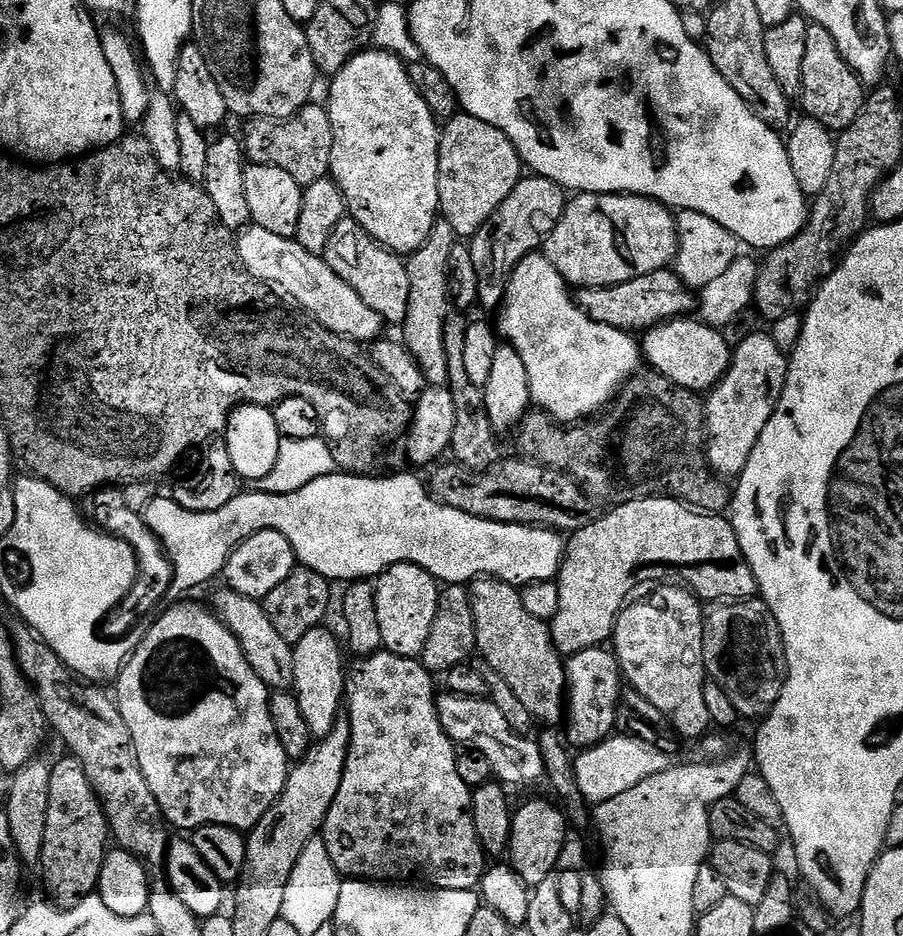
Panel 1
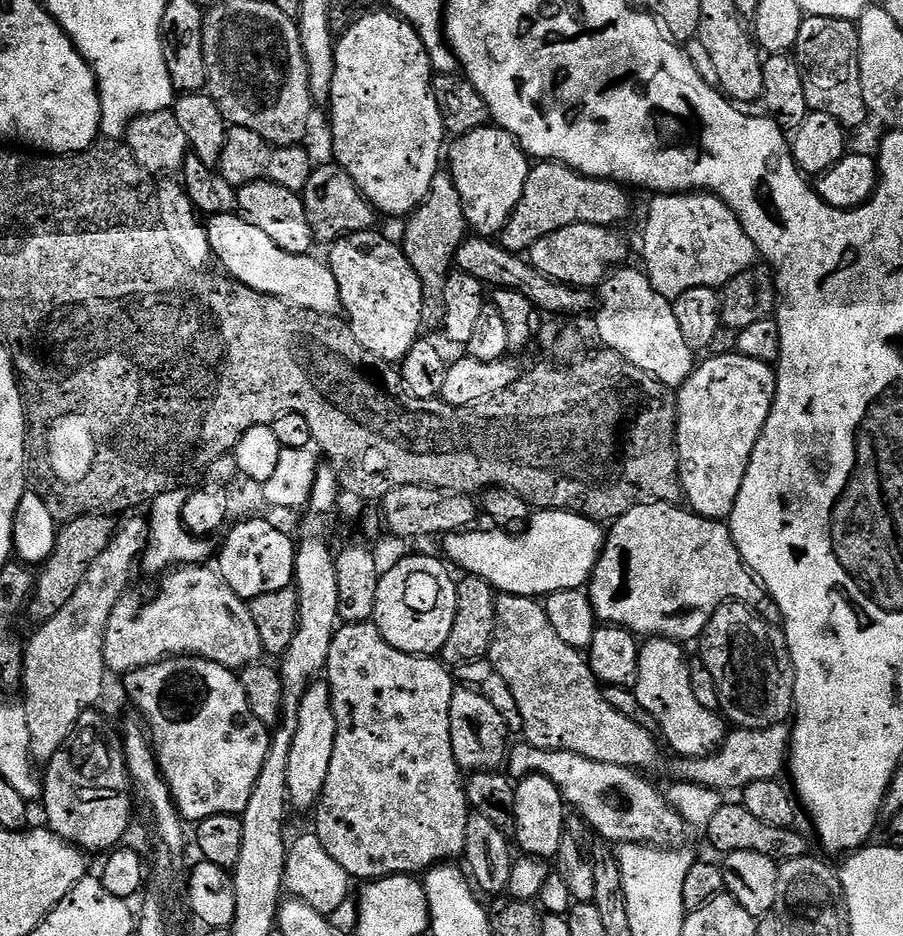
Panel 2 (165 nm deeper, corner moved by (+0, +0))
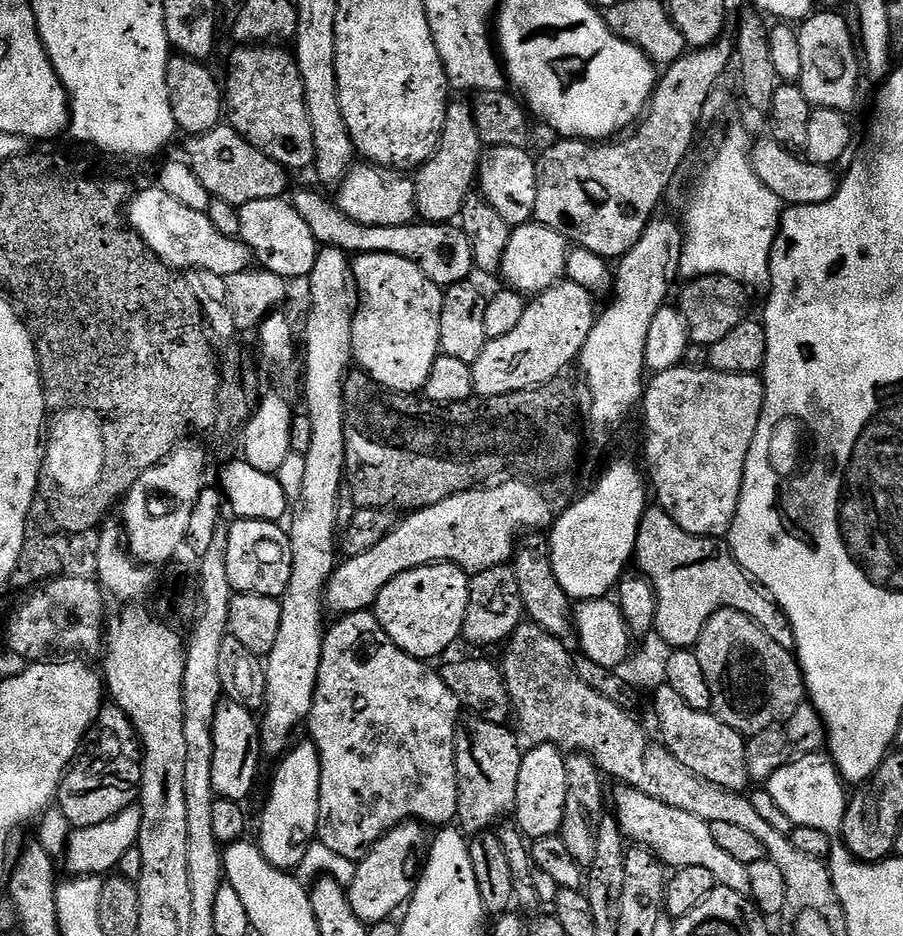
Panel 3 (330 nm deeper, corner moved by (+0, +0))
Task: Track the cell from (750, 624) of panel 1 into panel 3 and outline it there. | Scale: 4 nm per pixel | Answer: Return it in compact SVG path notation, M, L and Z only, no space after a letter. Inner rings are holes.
M724 608L710 617L694 651L698 662L702 662L706 682L710 682L712 712L745 738L780 724L806 703L800 661L789 649L778 646L762 626L738 610Z

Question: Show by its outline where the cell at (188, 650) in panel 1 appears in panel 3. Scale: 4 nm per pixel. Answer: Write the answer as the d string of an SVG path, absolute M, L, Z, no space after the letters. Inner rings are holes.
M221 702L216 707L212 722L214 758L212 762L214 790L217 797L225 800L247 801L256 784L256 771L262 761L260 724L247 708L231 702Z

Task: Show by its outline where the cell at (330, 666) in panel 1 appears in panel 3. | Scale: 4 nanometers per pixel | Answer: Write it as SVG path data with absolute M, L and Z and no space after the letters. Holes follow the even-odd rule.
M310 742L295 748L289 747L279 757L280 765L272 776L272 789L268 801L260 812L260 853L281 870L299 869L302 858L306 858L308 845L317 839L318 802L320 801L320 760L317 750Z

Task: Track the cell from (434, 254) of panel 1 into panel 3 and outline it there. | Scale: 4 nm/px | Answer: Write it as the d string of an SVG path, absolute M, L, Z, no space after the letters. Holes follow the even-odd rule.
M449 103L444 119L444 129L432 157L415 169L416 214L429 224L446 224L455 221L468 196L473 195L478 180L482 145L478 128L474 126L474 114L467 103Z

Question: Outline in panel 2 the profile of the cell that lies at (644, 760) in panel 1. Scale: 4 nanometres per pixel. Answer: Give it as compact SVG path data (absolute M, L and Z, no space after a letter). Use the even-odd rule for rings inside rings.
M787 723L775 724L769 728L736 728L725 735L724 743L710 756L690 756L673 759L672 772L677 781L685 784L697 784L700 787L712 788L721 794L728 794L737 788L743 790L752 782L775 780L779 772L785 771L790 760L790 745L792 743L792 729Z

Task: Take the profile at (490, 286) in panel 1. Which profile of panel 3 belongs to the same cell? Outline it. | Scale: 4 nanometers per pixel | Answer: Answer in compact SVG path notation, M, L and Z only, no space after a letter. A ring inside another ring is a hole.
M721 38L705 48L685 51L679 60L663 69L642 119L627 134L620 134L603 142L560 138L555 141L557 144L550 145L541 156L537 155L538 198L534 202L535 223L561 232L569 241L603 256L609 262L619 261L620 257L636 245L638 238L642 238L646 226L657 215L656 207L659 206L664 191L671 186L676 171L683 166L684 159L692 148L696 127L701 126L703 121L706 100L718 88L728 63L731 65L733 60L734 44L728 38Z

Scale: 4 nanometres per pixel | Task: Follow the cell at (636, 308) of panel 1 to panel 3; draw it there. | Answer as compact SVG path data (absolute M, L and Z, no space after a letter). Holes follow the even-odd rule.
M308 188L294 192L291 193L290 202L294 210L302 214L306 226L310 226L310 234L314 234L317 245L341 248L353 257L362 254L398 254L398 258L414 262L414 266L418 266L418 270L422 270L422 274L426 274L430 282L440 285L441 289L465 283L469 279L467 276L474 272L472 247L464 229L455 223L413 222L406 226L366 226L362 222L354 222L329 197L327 200L320 192L311 192Z

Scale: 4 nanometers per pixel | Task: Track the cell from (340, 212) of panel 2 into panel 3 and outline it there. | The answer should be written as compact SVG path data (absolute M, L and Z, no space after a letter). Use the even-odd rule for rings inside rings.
M367 162L353 163L347 174L341 178L335 189L334 203L341 212L346 213L354 222L362 222L366 226L406 226L417 219L416 214L416 182L415 179L404 177L400 170L377 168Z

